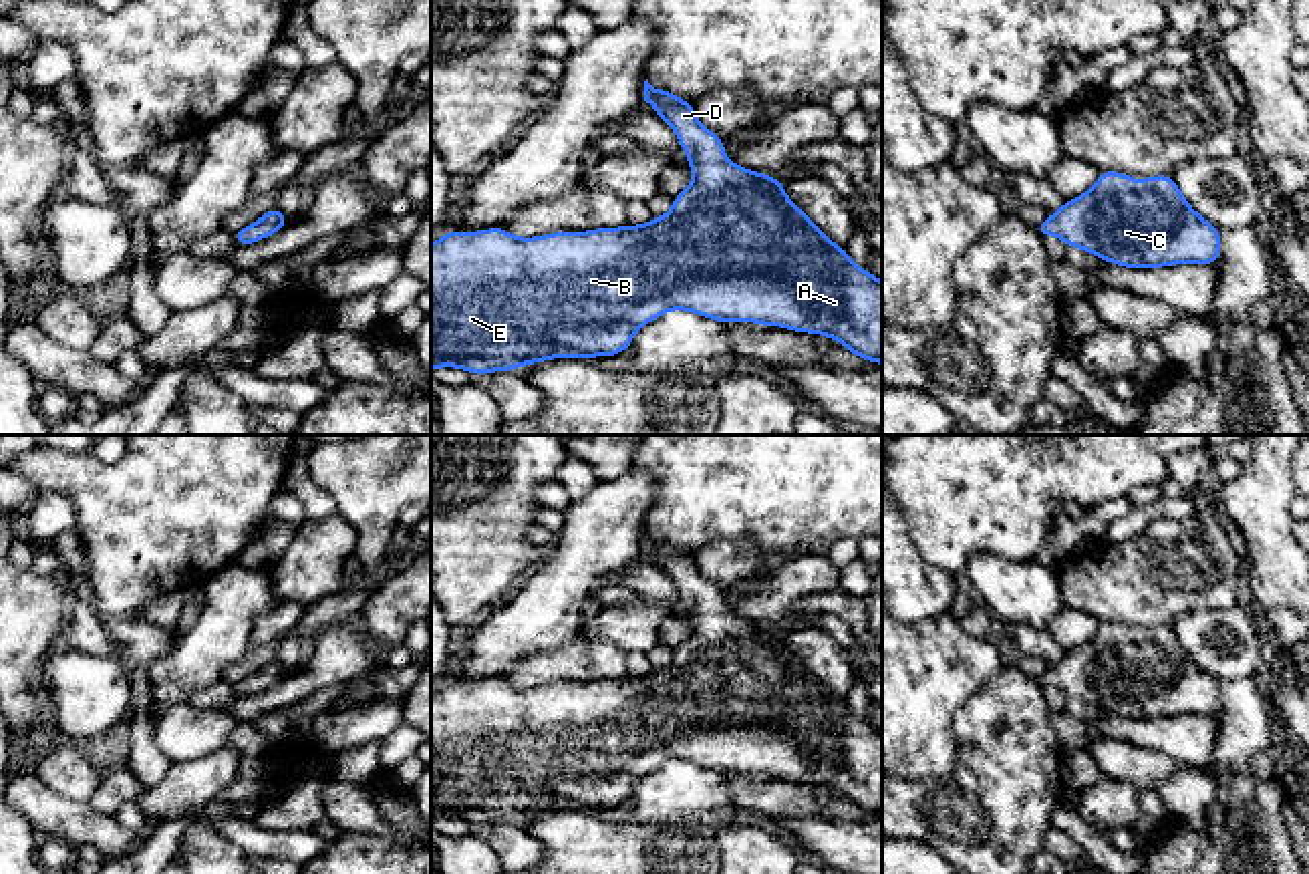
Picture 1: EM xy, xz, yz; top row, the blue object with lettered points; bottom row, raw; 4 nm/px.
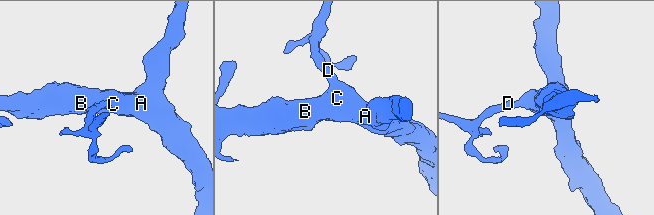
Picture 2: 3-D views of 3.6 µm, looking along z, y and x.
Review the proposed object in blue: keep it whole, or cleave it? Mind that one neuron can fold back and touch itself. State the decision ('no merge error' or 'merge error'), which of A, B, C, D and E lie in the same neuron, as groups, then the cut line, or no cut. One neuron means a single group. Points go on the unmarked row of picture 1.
no merge error | A B C D E | no cut

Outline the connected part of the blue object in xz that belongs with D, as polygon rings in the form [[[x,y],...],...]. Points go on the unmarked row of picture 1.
[[[648,530],[644,552],[677,584],[693,624],[691,636],[673,648],[671,663],[642,677],[534,689],[512,687],[505,679],[449,681],[431,695],[431,822],[457,818],[483,826],[552,810],[616,808],[630,799],[644,775],[669,761],[695,763],[715,773],[755,773],[822,785],[854,808],[882,816],[882,733],[828,691],[785,646],[783,632],[729,612],[723,590],[701,576],[689,552],[654,540]]]

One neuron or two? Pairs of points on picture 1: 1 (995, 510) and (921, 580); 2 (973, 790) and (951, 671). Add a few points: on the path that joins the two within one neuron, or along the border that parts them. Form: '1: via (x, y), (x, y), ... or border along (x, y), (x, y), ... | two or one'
1: border along (909, 526), (915, 548), (951, 576) | two
2: border along (993, 675), (955, 715), (955, 754) | two

